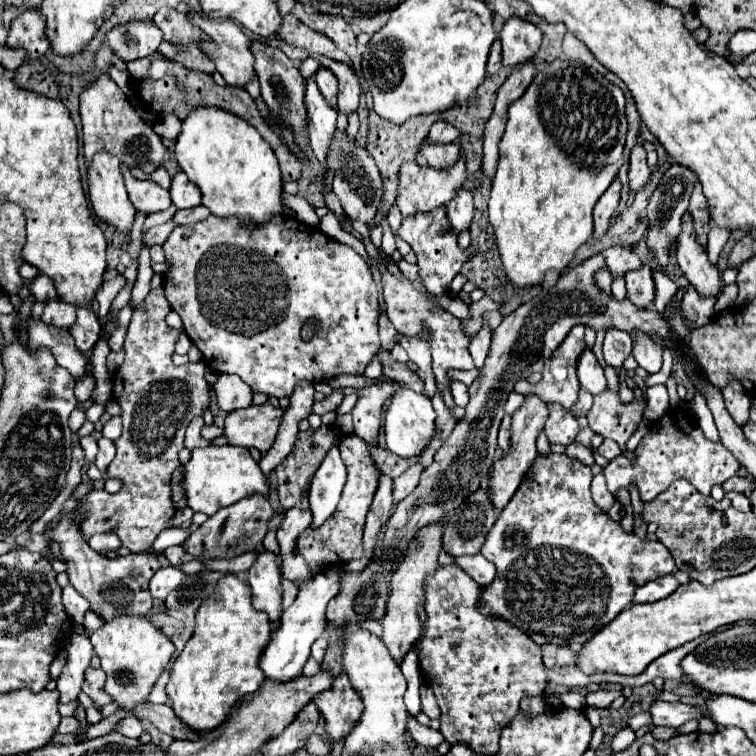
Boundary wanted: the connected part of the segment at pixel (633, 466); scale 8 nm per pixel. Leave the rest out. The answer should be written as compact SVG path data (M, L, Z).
M671 407L665 411L665 415L657 421L653 421L649 425L649 431L643 435L639 447L637 447L637 459L635 461L629 461L627 457L615 457L605 469L605 477L607 477L607 487L609 491L613 493L613 497L617 497L617 491L619 489L629 489L629 485L633 483L641 495L641 501L647 503L651 499L655 499L661 491L665 491L675 479L687 479L699 493L703 495L711 495L711 489L713 485L721 485L725 483L729 477L737 475L737 471L741 469L741 463L733 457L731 451L727 451L721 443L715 443L715 441L709 441L703 433L701 433L701 427L695 423L695 419L691 419L693 415L689 413L687 407Z

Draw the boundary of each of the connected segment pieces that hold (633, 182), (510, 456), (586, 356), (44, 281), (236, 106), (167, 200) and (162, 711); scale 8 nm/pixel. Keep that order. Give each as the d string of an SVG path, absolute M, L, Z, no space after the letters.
M639 133L639 137L637 137L637 143L635 143L635 147L631 149L631 165L629 165L629 185L631 185L631 191L633 193L637 193L647 181L649 181L649 175L651 175L651 169L647 167L647 151L645 151L645 147L643 147L643 143L645 143L645 139L641 137L641 133Z
M535 395L525 397L525 403L519 411L513 413L513 421L511 421L511 445L507 449L507 453L503 455L503 459L493 463L493 469L489 473L489 483L487 483L487 493L489 499L493 501L493 507L497 509L497 513L501 513L501 509L505 509L507 501L513 497L513 493L517 491L517 487L521 485L523 473L529 469L529 465L535 461L537 457L537 449L535 449L535 439L537 435L543 431L543 425L547 421L547 403L541 401Z
M585 349L585 353L581 353L581 361L577 361L577 377L581 381L581 387L593 395L605 391L607 387L603 367L591 349Z
M37 275L35 279L31 279L29 289L31 289L31 293L35 295L37 301L45 301L47 303L51 299L59 299L59 293L55 289L53 279L47 277L47 275Z
M153 53L153 57L145 57L145 59L139 59L139 61L127 61L125 65L127 65L127 71L129 71L131 79L133 79L137 97L155 115L177 115L183 121L197 107L219 107L223 111L229 111L229 113L241 117L243 121L247 121L249 125L253 125L261 133L261 137L273 147L273 151L275 151L275 155L279 159L279 165L281 165L283 179L293 179L293 181L301 179L301 163L297 161L295 155L291 155L291 151L279 139L279 135L275 135L273 129L265 123L265 119L261 117L261 113L259 113L253 97L245 89L219 87L213 81L211 73L187 69L187 67L183 67L183 65L167 59L161 53Z
M121 165L123 177L125 177L125 185L127 185L127 193L129 193L129 201L133 203L133 207L137 211L147 211L147 213L155 213L155 211L163 211L171 205L171 197L169 191L163 189L161 185L157 185L151 179L139 181L129 173L127 165Z
M145 701L145 705L137 705L137 709L133 709L135 717L143 717L149 723L153 723L161 733L171 735L173 739L189 739L189 741L197 741L199 733L187 729L173 713L173 709L169 705L153 705L149 701Z

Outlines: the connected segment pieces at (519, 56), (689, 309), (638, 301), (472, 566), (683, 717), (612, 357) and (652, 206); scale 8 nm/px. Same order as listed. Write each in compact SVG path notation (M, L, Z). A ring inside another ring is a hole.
M511 17L501 29L503 65L517 67L531 61L541 45L541 29L523 17Z
M691 285L685 287L685 293L683 293L683 301L681 301L681 307L683 307L683 313L685 317L689 319L691 325L697 325L697 327L703 327L705 323L711 321L713 317L713 305L715 305L715 297L701 297L697 293L697 289L693 289Z
M641 265L639 269L625 273L625 281L627 281L627 297L631 303L635 303L637 307L643 307L643 309L653 303L655 283L651 277L651 267Z
M481 553L471 555L471 557L457 557L455 563L481 587L489 585L495 577L495 565L485 561L485 557Z
M655 701L649 709L651 719L655 725L679 729L689 719L701 719L701 711L697 707L689 707L685 703L665 703Z
M619 329L607 331L605 341L603 341L605 363L619 369L629 355L631 355L631 337L629 337L629 333L619 331Z
M673 163L667 173L663 175L659 187L655 189L655 193L649 199L649 237L647 237L647 245L651 247L651 251L655 253L655 259L659 263L659 267L663 269L669 263L669 251L671 245L677 237L677 233L681 231L681 217L689 205L689 197L693 193L693 187L697 183L697 175L691 173L691 169L685 169L685 165L677 165Z

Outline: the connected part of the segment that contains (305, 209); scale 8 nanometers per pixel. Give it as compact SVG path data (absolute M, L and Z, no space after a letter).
M283 193L283 203L285 203L291 211L295 211L295 213L297 213L297 219L299 219L301 223L309 223L309 225L313 225L313 223L317 223L317 221L319 221L319 217L317 217L315 209L313 209L313 207L311 207L303 197Z

